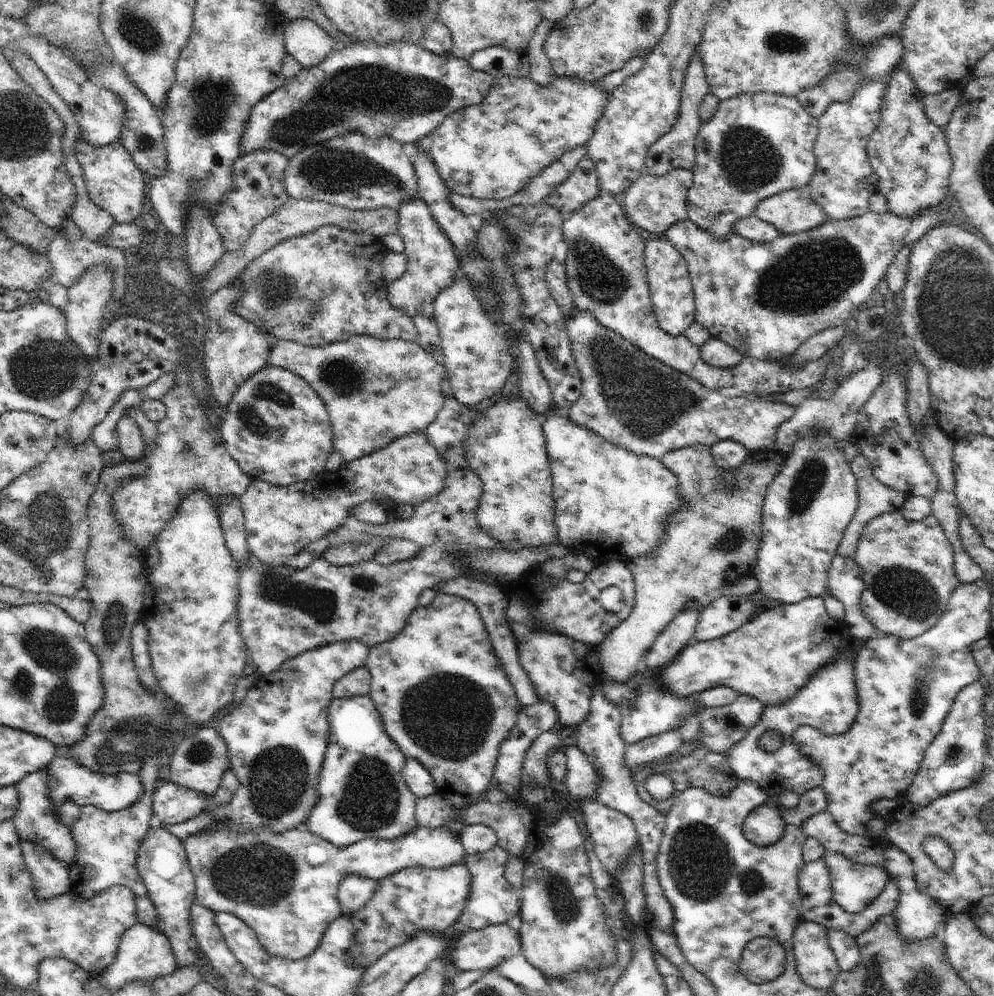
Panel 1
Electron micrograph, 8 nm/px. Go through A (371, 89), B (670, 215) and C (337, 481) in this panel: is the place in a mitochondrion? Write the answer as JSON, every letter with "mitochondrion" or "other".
{"A":"mitochondrion","B":"other","C":"other"}

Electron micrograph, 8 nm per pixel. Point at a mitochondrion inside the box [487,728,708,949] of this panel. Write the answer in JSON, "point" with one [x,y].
{"point":[567,908]}

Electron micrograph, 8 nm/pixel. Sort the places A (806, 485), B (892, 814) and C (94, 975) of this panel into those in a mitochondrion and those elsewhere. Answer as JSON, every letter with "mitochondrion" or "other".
{"A":"mitochondrion","B":"other","C":"other"}

